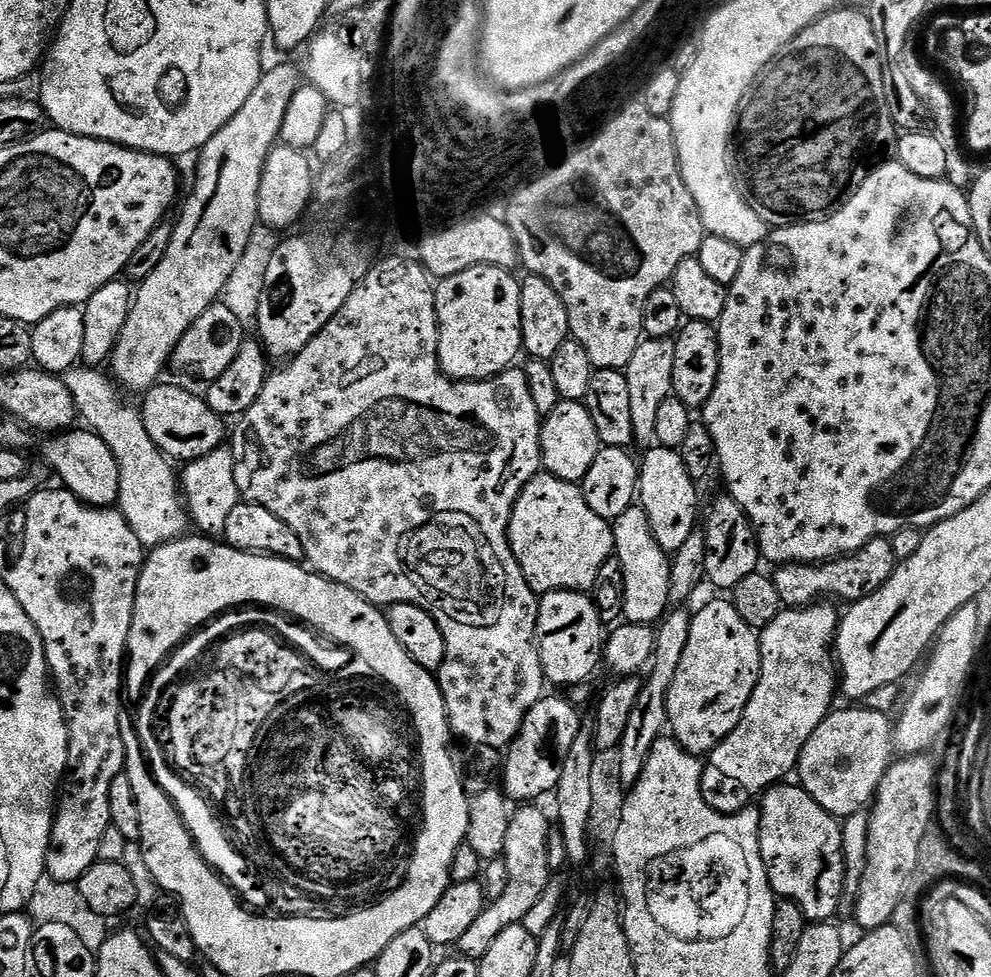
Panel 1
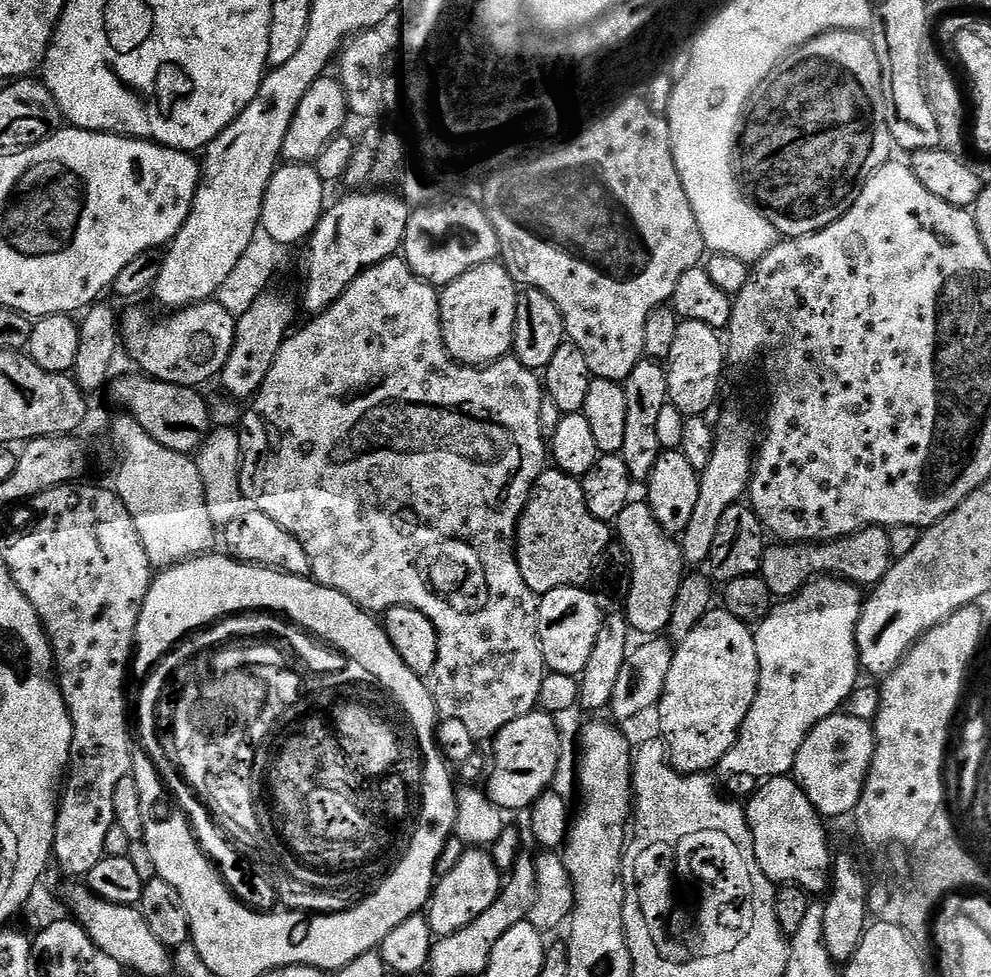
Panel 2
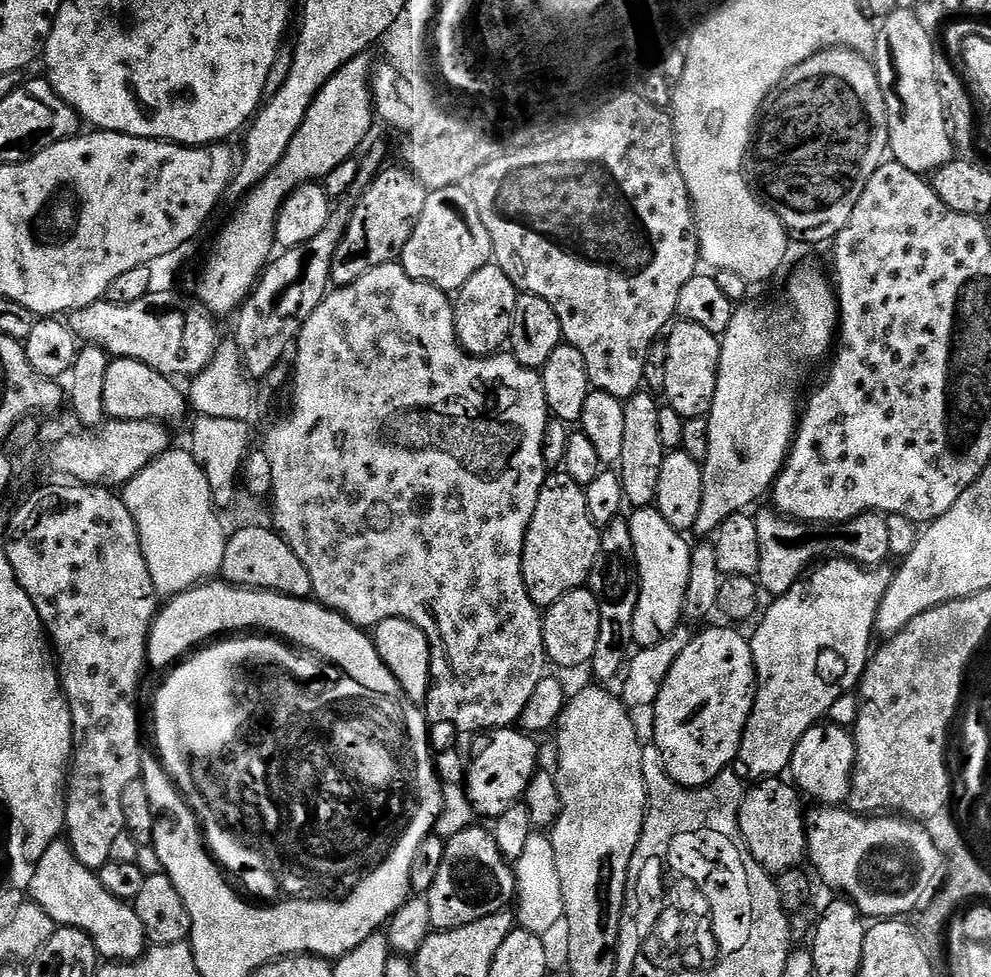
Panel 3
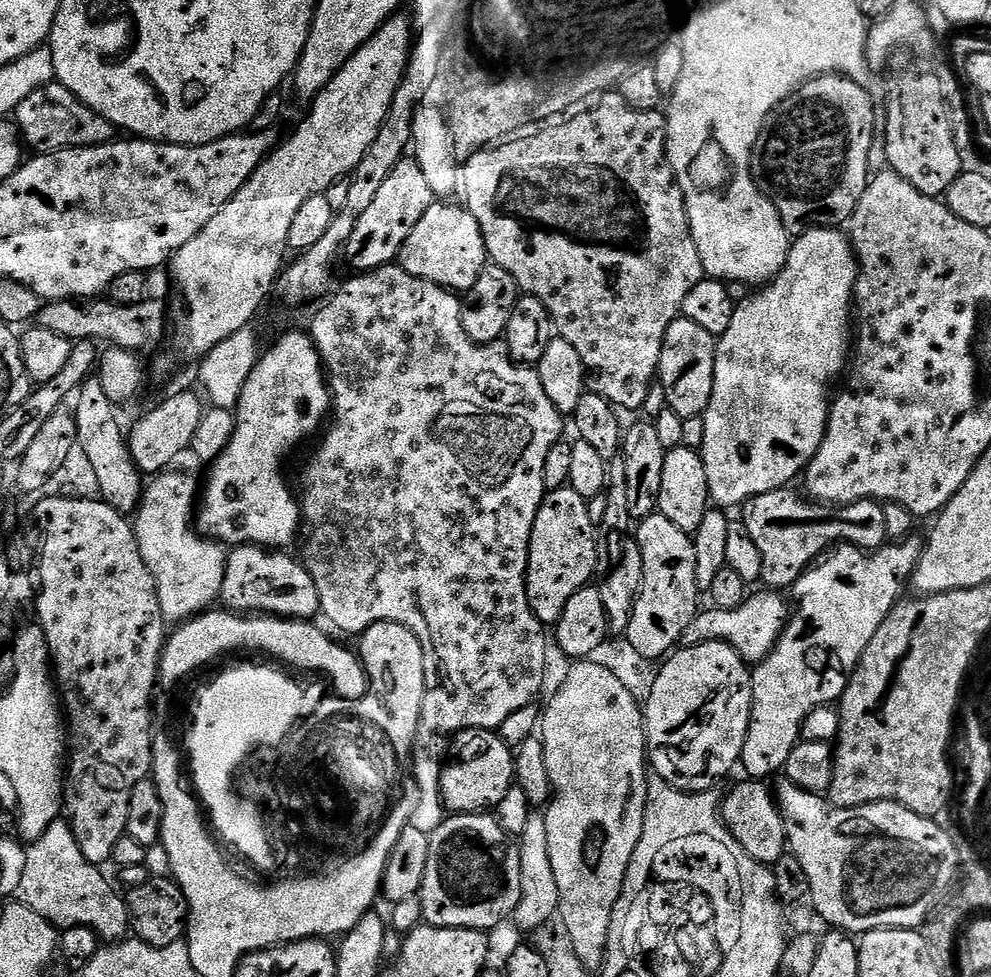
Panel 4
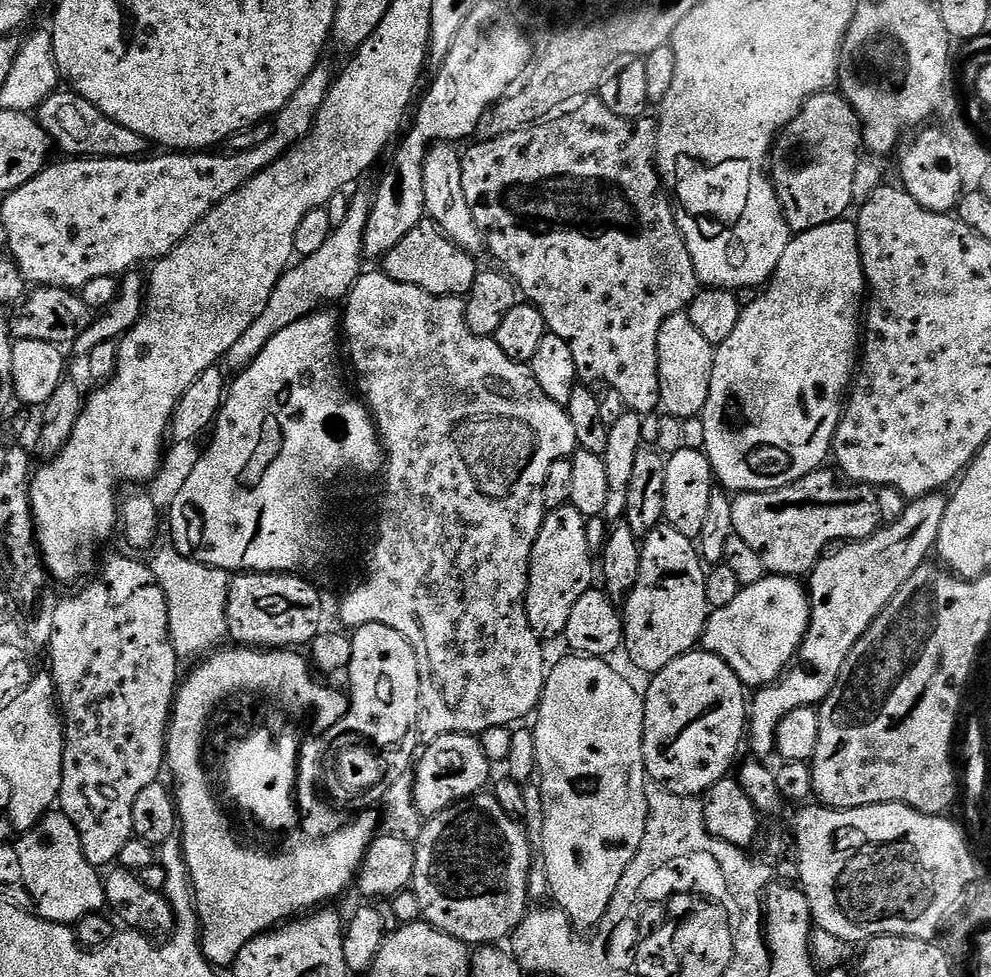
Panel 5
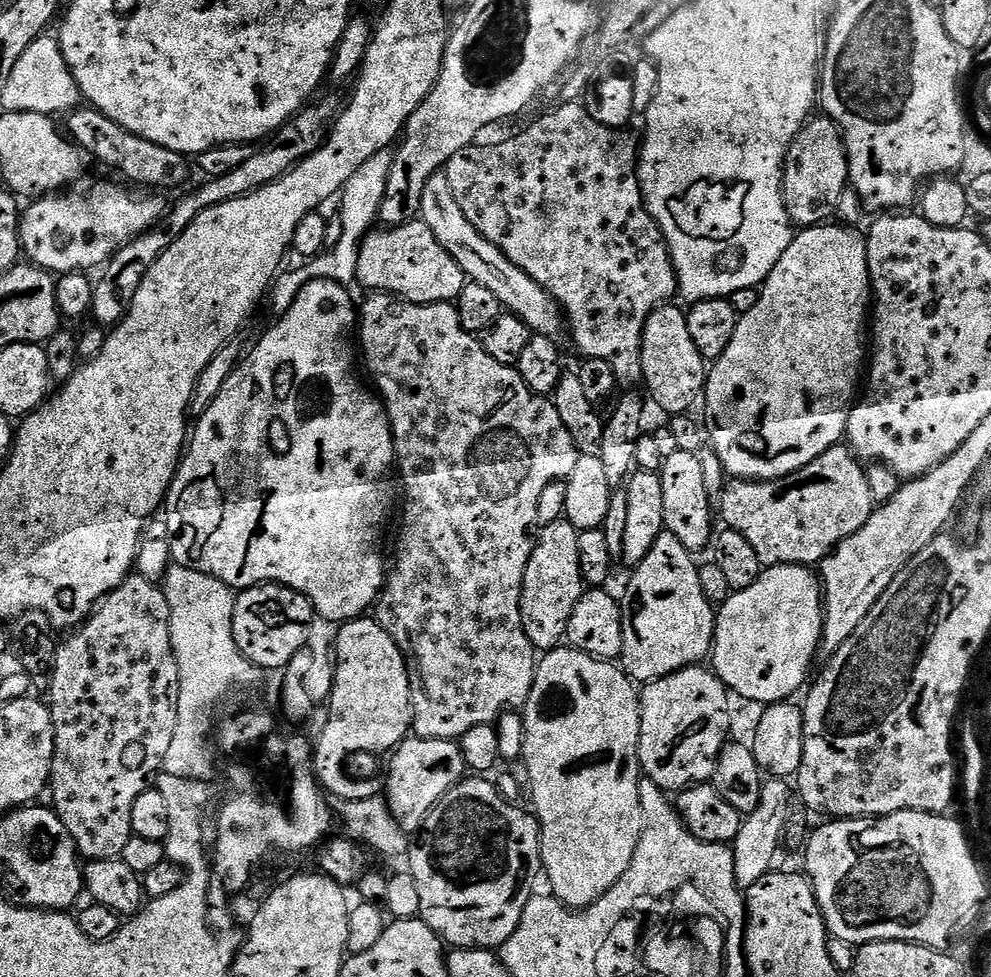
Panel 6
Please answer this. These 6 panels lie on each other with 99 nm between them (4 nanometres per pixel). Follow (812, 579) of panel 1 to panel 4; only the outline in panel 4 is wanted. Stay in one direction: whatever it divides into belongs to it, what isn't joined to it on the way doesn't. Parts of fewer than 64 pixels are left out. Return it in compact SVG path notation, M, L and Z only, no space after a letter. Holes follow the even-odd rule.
M792 490L767 492L743 505L742 522L746 530L750 530L750 538L754 538L758 545L758 554L762 554L760 580L768 583L765 585L769 589L791 589L809 565L837 542L851 542L857 548L871 550L883 547L888 540L883 503L858 500L853 504L833 506L800 496L795 496Z

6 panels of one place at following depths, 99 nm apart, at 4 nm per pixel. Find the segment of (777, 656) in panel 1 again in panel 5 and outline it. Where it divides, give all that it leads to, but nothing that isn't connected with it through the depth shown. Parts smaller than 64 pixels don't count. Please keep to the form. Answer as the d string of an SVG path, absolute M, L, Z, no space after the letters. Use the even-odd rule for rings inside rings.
M944 494L917 496L909 503L906 514L898 518L898 522L884 524L877 528L874 535L868 536L865 540L845 543L831 554L817 560L816 567L812 569L806 580L812 613L804 640L800 644L798 658L792 661L788 671L775 684L767 684L765 688L759 689L753 695L756 697L753 699L751 697L750 700L746 740L749 745L752 743L753 757L768 758L764 756L773 755L776 747L776 731L788 712L798 707L818 706L830 694L830 690L834 690L834 682L838 682L838 674L842 674L842 666L850 650L858 642L858 638L866 634L874 618L878 618L878 614L890 602L890 598L898 594L902 582L906 582L906 578L910 578L910 574L914 574L914 570L921 568L933 555L938 542L938 530L942 530L942 517L946 514L947 505L948 496Z

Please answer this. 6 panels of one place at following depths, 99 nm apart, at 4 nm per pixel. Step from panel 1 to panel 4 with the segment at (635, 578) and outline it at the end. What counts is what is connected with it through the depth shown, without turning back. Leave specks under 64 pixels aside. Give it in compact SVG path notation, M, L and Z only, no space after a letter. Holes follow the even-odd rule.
M659 510L639 521L634 541L641 548L642 580L640 592L633 602L626 637L642 658L656 662L667 657L681 643L686 626L690 626L698 611L694 546L692 536L678 530L678 526Z

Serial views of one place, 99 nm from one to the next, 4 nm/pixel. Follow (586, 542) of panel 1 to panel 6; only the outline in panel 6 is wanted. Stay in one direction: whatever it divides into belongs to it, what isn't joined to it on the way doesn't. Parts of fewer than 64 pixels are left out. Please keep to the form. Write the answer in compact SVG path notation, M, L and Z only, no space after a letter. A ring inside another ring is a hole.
M567 518L558 522L550 522L539 529L535 537L530 562L526 562L524 581L522 582L522 626L526 630L526 638L541 653L552 651L565 643L570 626L570 614L574 614L574 606L584 597L586 583L582 574L582 566L579 565L578 538L580 532Z

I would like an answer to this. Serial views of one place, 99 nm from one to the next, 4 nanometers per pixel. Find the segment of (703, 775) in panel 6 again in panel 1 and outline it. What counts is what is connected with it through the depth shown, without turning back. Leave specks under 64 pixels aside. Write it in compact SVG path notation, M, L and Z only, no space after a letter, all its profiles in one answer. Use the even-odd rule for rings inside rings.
M731 599L712 600L700 609L695 609L690 626L690 638L686 642L686 650L682 650L682 662L678 662L674 682L668 691L667 727L677 743L692 756L707 757L728 737L730 730L738 726L746 710L746 702L750 702L750 694L754 694L759 673L760 638L757 629L742 622L742 614L738 614Z

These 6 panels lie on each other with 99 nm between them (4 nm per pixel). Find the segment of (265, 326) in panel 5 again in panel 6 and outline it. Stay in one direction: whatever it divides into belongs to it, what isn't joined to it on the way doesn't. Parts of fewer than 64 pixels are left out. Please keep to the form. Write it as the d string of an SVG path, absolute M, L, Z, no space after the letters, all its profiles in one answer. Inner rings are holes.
M391 151L374 154L374 158L367 160L350 177L350 182L346 182L344 191L338 197L338 203L340 203L338 218L342 222L342 230L335 237L331 247L323 254L311 257L305 263L308 264L305 268L296 268L293 272L284 270L276 277L270 289L270 301L272 300L272 308L276 311L276 314L282 314L286 310L290 310L290 306L294 306L294 298L311 280L333 280L345 286L351 285L356 280L360 243L364 241L364 237L369 232L377 227L380 219L380 207L386 198L393 159L394 156Z

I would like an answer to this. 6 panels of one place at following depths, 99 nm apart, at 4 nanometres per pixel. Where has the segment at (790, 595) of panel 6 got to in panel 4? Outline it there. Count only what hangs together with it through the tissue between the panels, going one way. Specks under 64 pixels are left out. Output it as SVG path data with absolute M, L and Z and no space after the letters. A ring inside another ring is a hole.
M753 591L736 608L708 606L705 612L704 609L697 611L696 617L684 631L683 647L705 644L708 640L722 640L729 644L745 662L765 660L772 647L778 642L778 638L784 633L784 625L788 623L790 608L785 597L784 600L780 597L783 595L779 591L763 591Z

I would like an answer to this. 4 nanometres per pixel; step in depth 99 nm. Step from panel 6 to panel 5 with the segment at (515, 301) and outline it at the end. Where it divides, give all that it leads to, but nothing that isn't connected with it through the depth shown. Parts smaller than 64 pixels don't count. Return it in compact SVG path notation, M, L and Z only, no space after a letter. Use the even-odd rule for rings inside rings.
M438 142L432 145L423 161L423 196L427 217L444 235L464 252L473 256L485 249L483 236L477 229L470 206L467 205L462 185L462 156L451 143Z

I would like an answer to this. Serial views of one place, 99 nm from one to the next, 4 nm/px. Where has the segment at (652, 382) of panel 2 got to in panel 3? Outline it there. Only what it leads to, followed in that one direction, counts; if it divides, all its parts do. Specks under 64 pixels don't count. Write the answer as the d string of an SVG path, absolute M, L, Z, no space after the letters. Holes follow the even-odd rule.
M641 390L635 392L629 400L624 401L624 413L626 414L626 427L624 428L623 441L622 441L622 458L620 459L618 465L618 475L620 477L620 485L622 486L622 490L624 491L624 500L627 503L632 503L631 507L633 509L638 508L646 508L649 507L655 501L656 491L658 490L658 474L662 474L662 462L664 461L664 457L666 455L665 448L662 446L662 441L660 435L658 435L658 416L661 409L661 405L659 403L656 404L657 398L651 391Z

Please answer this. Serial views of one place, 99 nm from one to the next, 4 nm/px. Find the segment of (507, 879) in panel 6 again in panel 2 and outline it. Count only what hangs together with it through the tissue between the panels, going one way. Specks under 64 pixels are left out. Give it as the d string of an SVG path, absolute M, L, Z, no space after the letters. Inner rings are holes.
M469 847L458 858L458 866L450 874L439 877L426 905L428 925L433 937L449 936L474 922L478 914L486 914L498 898L502 887L502 872L496 867L491 855L479 847Z

